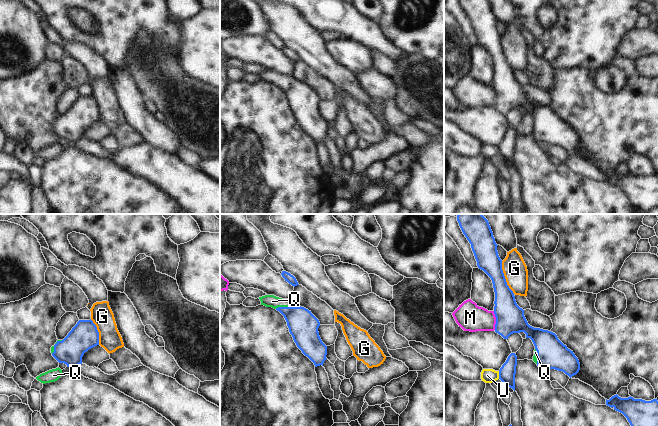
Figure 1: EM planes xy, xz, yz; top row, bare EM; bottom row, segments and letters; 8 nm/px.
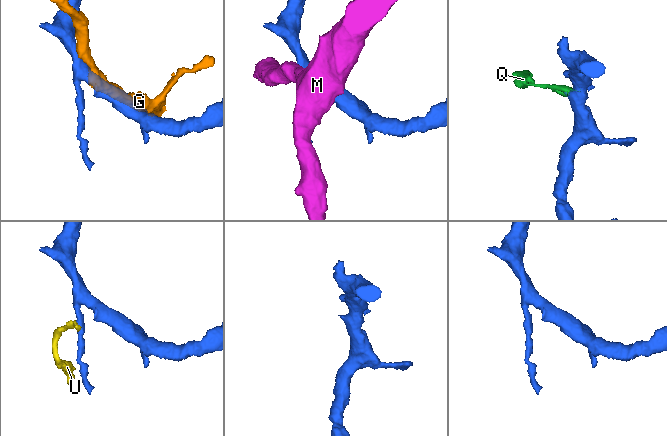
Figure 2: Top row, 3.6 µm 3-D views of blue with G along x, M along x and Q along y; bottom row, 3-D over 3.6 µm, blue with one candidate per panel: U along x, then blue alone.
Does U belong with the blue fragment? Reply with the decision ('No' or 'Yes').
No

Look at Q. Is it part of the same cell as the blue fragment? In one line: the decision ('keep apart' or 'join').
join

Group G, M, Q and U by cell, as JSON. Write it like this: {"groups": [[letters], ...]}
{"groups": [["G"], ["M"], ["Q"], ["U"]]}

